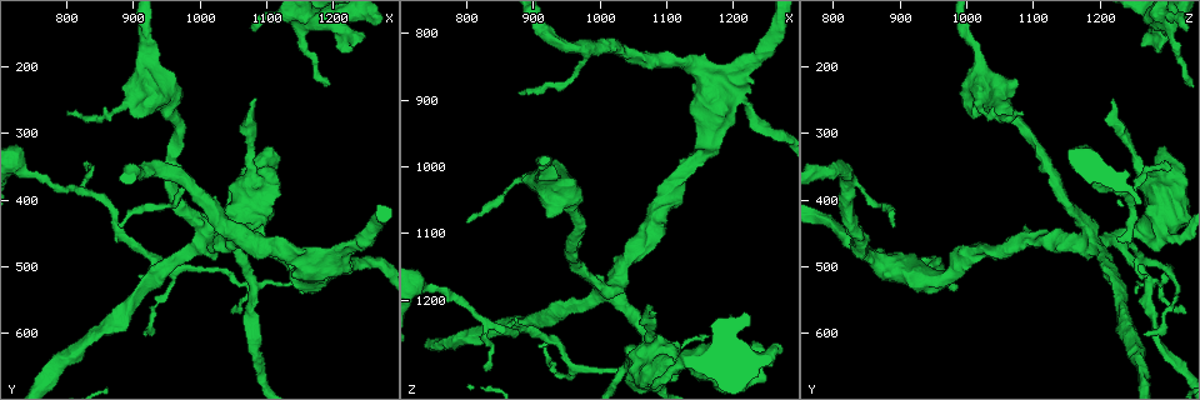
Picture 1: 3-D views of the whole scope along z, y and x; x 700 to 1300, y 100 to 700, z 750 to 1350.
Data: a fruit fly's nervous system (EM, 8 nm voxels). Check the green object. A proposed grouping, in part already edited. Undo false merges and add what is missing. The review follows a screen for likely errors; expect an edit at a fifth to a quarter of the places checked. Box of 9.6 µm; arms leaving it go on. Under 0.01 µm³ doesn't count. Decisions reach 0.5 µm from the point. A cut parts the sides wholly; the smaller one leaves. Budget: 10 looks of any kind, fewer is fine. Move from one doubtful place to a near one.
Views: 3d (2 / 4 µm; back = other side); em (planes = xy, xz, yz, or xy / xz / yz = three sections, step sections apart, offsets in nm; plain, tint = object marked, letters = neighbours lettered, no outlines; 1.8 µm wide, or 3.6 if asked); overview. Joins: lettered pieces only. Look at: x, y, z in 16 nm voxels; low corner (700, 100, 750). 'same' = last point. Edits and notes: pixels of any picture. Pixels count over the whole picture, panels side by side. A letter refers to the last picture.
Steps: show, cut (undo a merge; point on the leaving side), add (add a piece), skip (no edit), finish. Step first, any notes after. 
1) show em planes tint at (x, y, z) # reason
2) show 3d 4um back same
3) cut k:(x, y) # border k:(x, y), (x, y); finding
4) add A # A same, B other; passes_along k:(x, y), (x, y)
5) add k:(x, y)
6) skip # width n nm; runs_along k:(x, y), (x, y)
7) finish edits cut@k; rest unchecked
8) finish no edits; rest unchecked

show 3d 4um back at (1190, 500, 880) # thin arm on a thick one

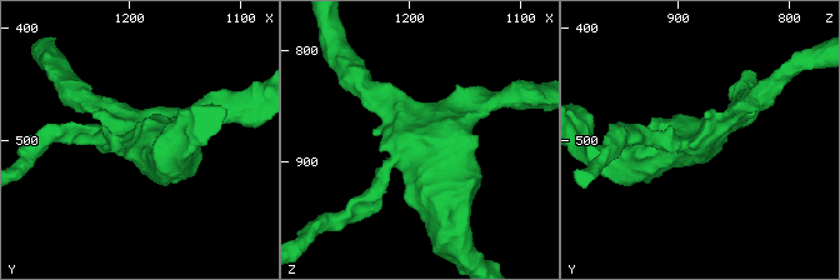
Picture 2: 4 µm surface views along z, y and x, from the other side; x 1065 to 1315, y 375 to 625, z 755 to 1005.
show em 3.6um xy step 4 tint at (1192, 500, 886)

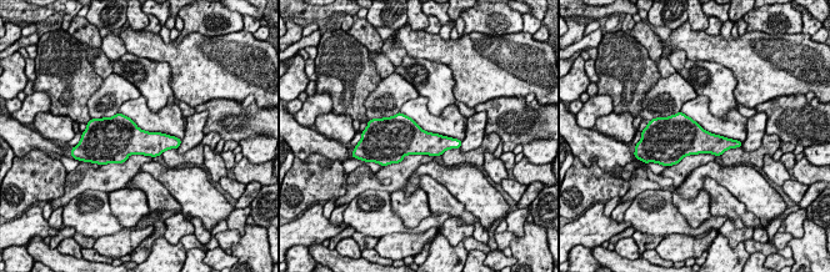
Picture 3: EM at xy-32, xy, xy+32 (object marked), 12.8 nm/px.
show em 3.6um planes letters same # cut it another way

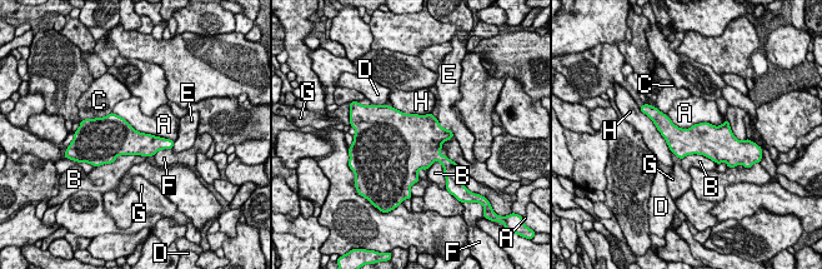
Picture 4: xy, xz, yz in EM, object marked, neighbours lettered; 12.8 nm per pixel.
skip # A other, B other, C other, D other, E other, F other, G other, H other; border 4:(665, 114), (681, 128), (726, 120); one neuron here

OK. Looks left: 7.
show 3d 2um at (1215, 185, 1285) # free end

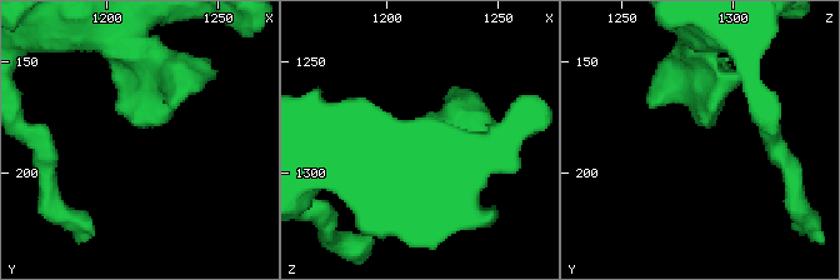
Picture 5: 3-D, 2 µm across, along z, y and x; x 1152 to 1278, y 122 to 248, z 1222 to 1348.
show em planes plain at (1214, 179, 1288) # now the EM

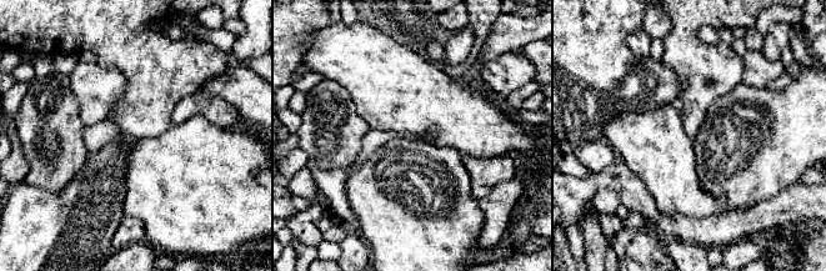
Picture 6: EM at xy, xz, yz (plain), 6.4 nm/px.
show em planes letters same # what lies round it

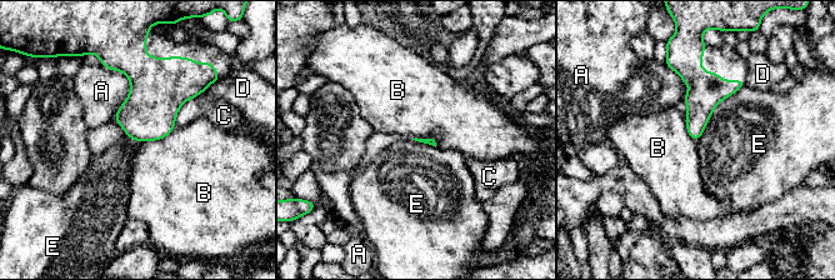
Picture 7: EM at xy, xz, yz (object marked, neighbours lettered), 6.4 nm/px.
skip # A other, B other, C other, D other, E other; no lettered piece goes on from it

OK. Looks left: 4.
show 3d 4um at (1075, 520, 1275) # thick turns thin

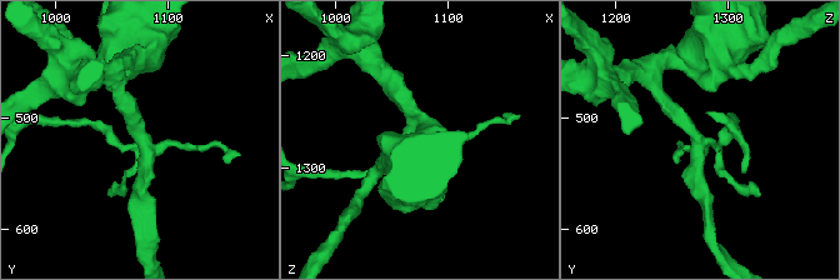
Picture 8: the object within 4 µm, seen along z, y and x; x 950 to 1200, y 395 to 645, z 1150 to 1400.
show em planes letters at (1078, 522, 1278)

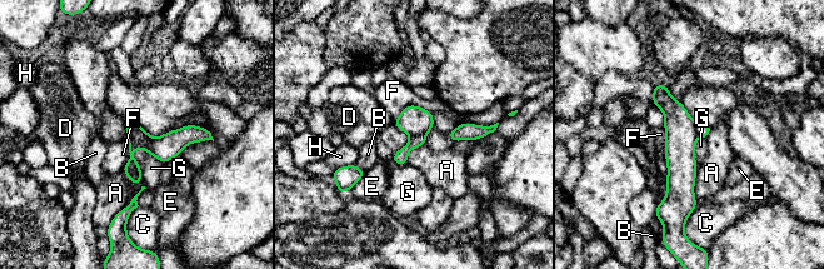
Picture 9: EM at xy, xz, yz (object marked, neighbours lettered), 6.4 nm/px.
cut 9:(169, 145) # width 130 nm; longest_contact F 340 nm; A other, B other, C other, D other, E other, F other, G other, H other; a second neuron is stuck on

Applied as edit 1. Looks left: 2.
finish edits cut@9; rest unchecked

